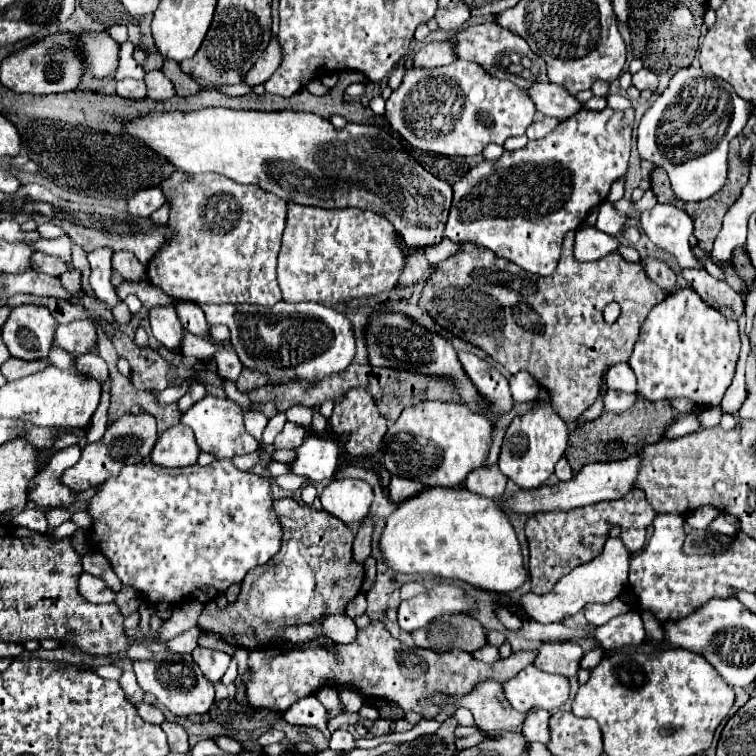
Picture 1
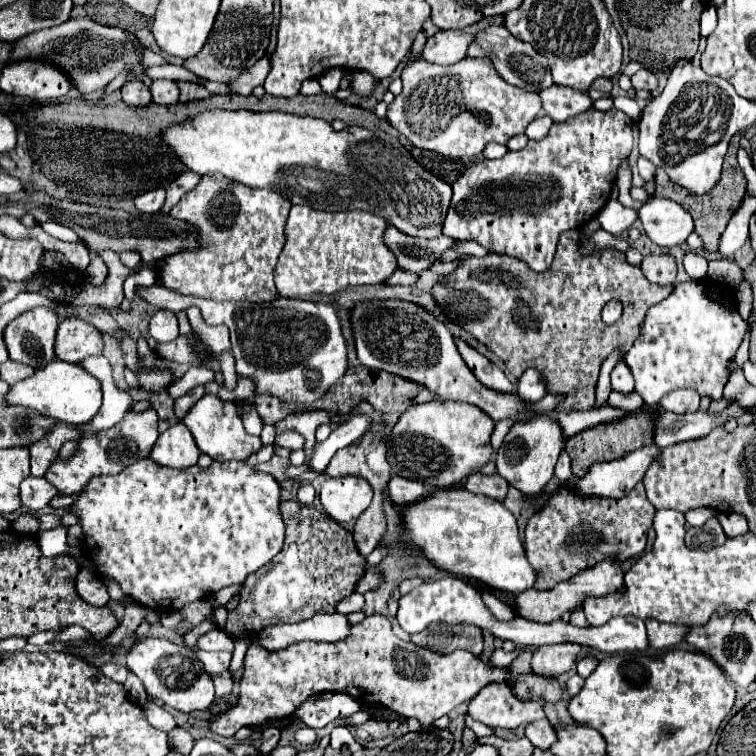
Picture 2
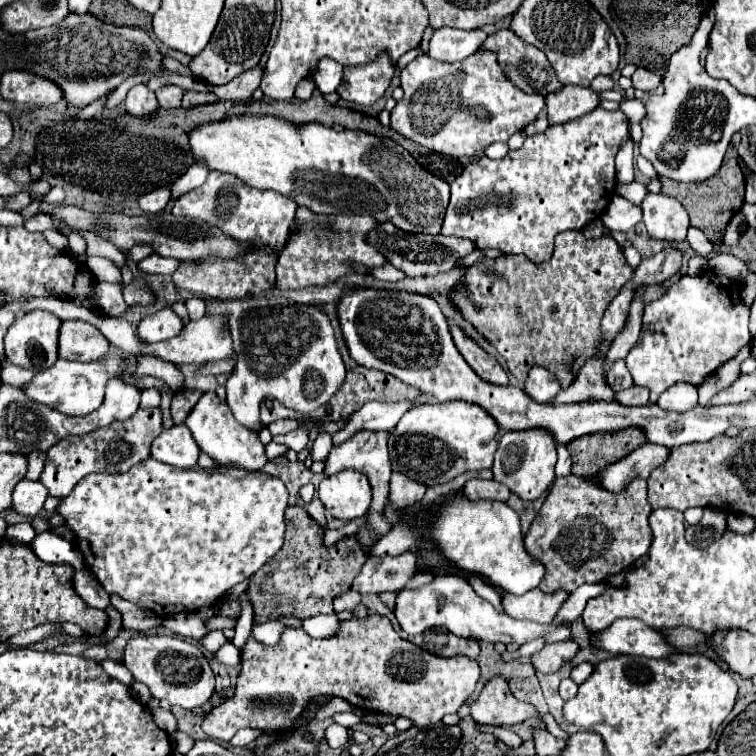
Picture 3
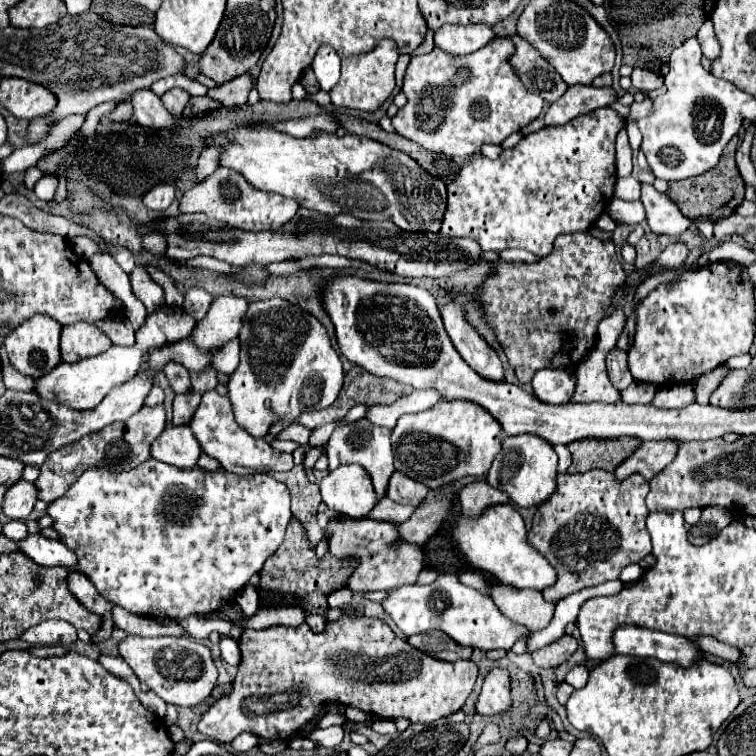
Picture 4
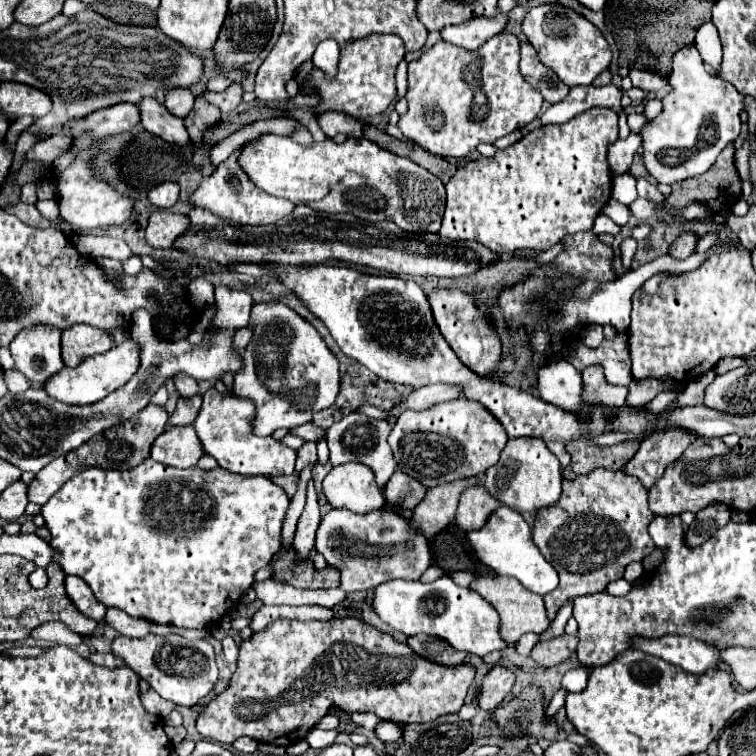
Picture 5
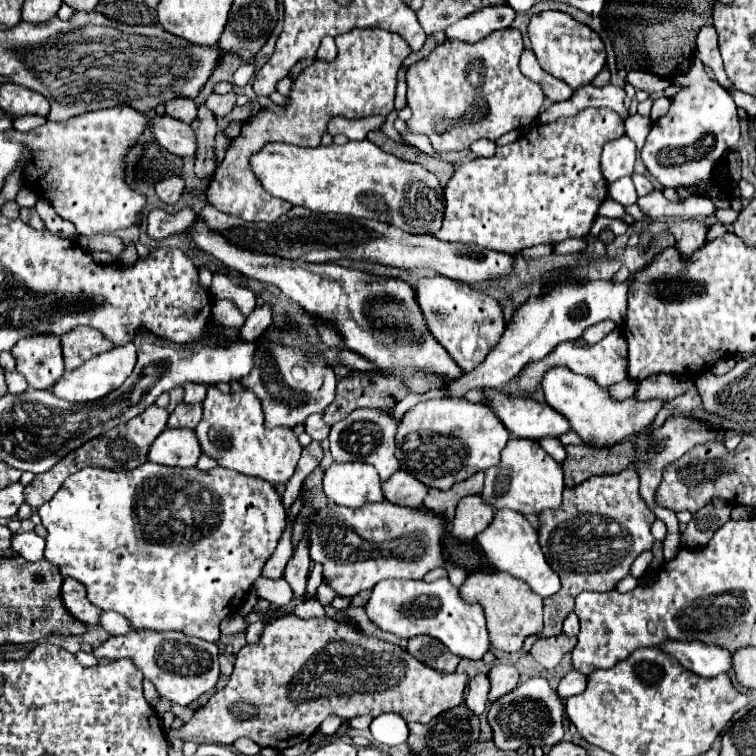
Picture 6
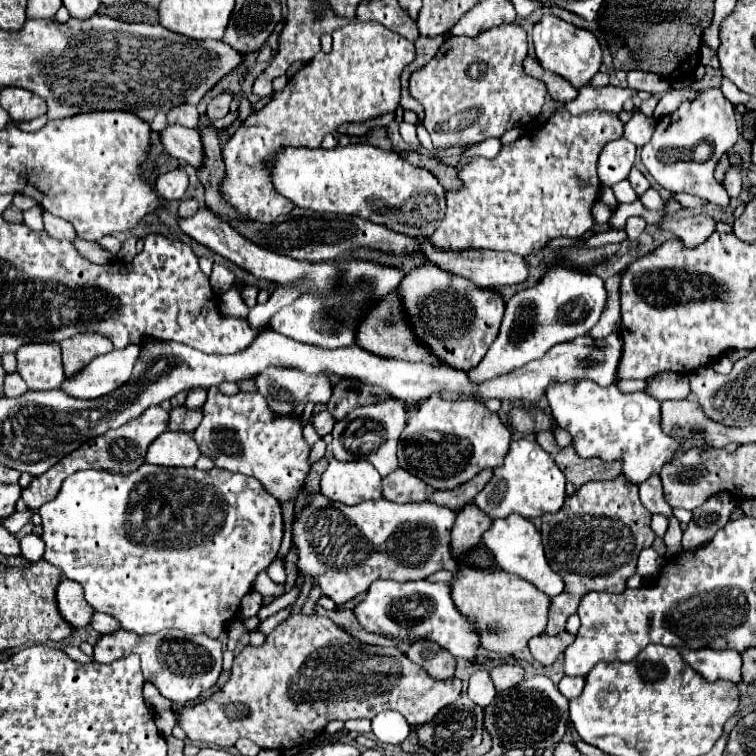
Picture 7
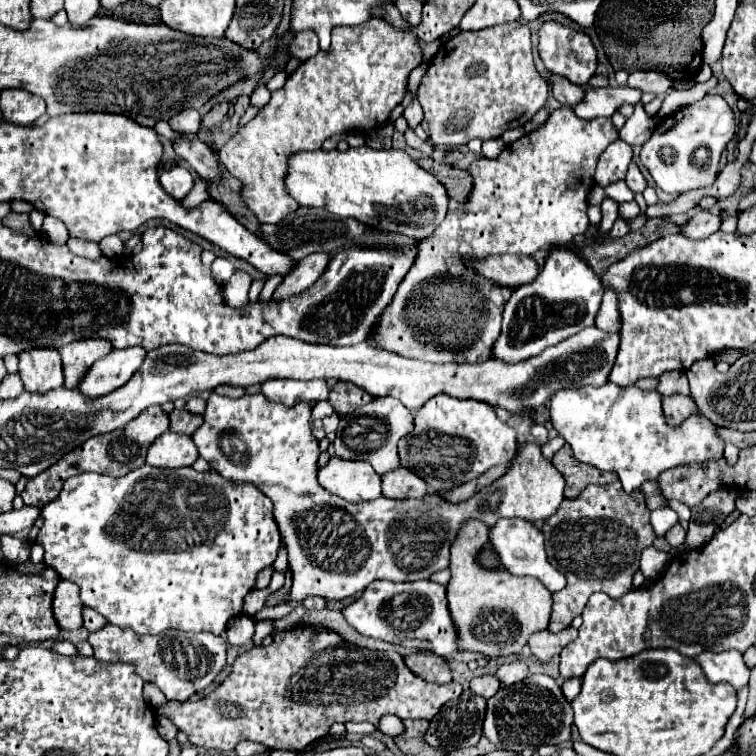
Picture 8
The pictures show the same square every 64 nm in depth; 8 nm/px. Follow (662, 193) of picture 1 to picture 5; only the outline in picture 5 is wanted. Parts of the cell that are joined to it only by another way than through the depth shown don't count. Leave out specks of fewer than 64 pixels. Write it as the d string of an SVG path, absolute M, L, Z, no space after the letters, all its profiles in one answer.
M728 144L720 152L716 164L706 174L694 176L692 180L684 180L684 182L672 184L672 194L666 198L666 202L670 206L674 206L674 208L686 208L688 204L698 202L698 204L708 206L712 214L726 214L726 212L730 212L732 204L736 204L740 200L740 196L742 196L742 180L740 180L740 174L736 170L736 164L734 164L734 150L736 150L734 144Z

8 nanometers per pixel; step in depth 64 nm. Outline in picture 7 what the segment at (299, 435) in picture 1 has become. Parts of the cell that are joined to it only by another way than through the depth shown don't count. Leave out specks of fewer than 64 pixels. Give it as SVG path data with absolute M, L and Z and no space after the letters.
M320 412L320 414L314 414L312 418L312 426L316 430L318 436L326 436L332 432L332 426L334 426L334 420L328 412Z

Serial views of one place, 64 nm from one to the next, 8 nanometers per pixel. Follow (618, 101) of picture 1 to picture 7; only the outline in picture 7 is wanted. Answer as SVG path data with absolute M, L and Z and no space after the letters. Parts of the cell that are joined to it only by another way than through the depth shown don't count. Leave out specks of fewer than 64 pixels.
M670 90L670 92L666 92L664 96L660 96L658 106L656 106L656 110L654 110L654 118L658 120L658 118L664 118L666 114L674 112L674 110L678 108L678 104L682 102L682 98L688 100L690 96L694 96L692 92L694 92L694 90Z

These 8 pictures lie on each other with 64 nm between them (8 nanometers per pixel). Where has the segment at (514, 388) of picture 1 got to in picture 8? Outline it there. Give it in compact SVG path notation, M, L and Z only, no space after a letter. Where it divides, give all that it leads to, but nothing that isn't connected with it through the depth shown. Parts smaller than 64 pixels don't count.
M612 382L604 386L580 386L562 388L550 396L552 424L572 446L576 460L592 464L604 472L618 472L618 478L626 492L638 490L642 482L658 478L660 472L688 462L708 462L720 458L724 452L724 442L716 436L716 426L704 416L690 416L680 428L670 428L664 422L660 394L656 390L640 390L636 386L616 386Z

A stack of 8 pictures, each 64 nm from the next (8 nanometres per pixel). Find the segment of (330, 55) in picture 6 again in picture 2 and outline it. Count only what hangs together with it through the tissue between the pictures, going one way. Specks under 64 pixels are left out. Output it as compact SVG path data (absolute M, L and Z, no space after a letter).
M332 68L324 76L318 78L318 82L326 94L334 94L340 88L340 80L342 80L342 70L338 70L338 68Z

